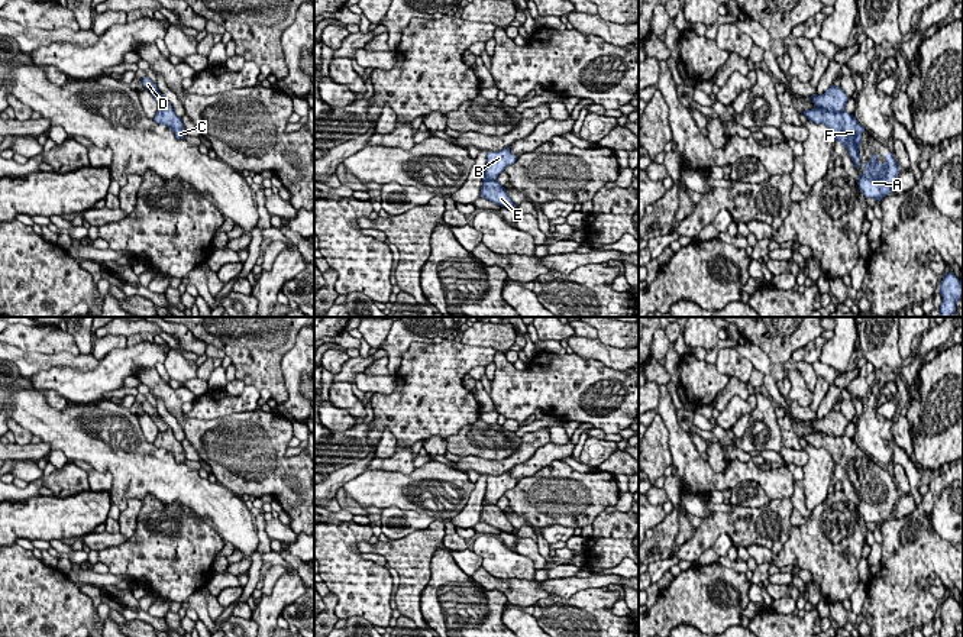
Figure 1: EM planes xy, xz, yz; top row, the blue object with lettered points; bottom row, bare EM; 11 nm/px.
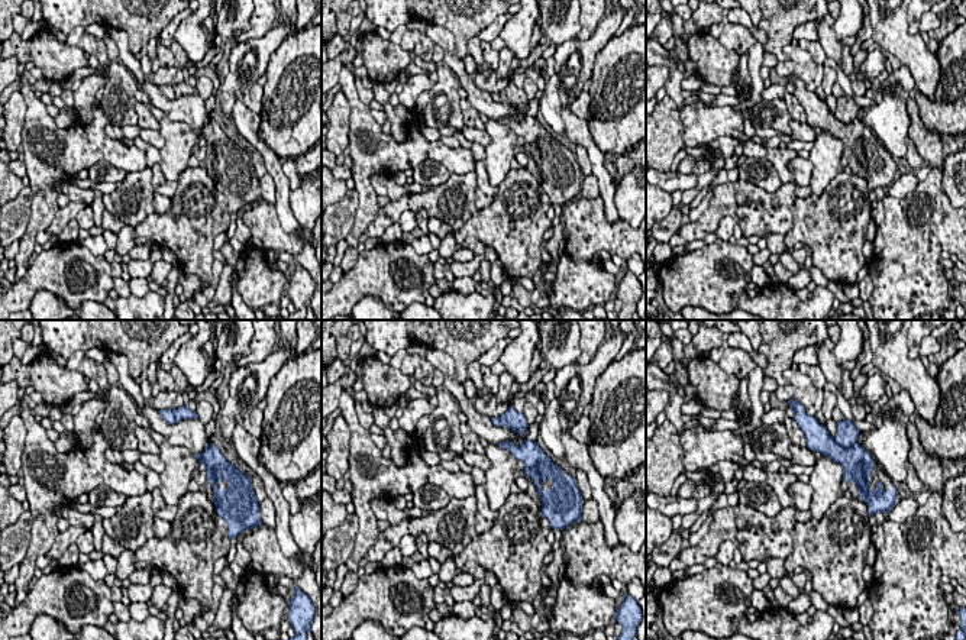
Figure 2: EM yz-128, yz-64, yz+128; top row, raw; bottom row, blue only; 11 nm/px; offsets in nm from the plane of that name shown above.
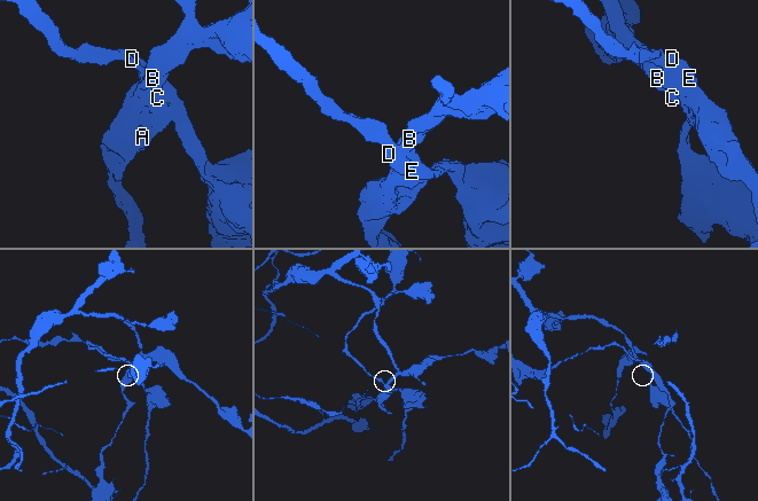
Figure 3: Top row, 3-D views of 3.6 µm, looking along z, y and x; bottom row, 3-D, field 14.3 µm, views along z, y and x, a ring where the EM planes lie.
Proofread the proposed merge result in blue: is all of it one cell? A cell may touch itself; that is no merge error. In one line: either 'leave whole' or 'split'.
split

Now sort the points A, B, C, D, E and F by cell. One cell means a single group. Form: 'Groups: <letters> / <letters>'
Groups: A B C F / D E

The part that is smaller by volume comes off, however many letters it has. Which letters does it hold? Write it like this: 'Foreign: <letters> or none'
Foreign: D, E

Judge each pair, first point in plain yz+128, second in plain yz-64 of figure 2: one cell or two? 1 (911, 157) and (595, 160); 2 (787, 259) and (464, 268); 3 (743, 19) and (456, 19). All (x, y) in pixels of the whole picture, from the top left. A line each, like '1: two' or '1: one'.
1: two
2: two
3: two

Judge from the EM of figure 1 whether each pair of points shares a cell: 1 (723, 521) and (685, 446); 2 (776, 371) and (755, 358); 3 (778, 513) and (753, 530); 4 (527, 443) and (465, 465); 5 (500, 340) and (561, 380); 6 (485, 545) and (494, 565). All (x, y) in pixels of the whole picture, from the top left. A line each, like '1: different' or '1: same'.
1: different
2: different
3: same
4: same
5: different
6: same

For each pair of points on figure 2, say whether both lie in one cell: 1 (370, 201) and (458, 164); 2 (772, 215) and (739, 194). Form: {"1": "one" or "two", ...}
{"1": "one", "2": "one"}

